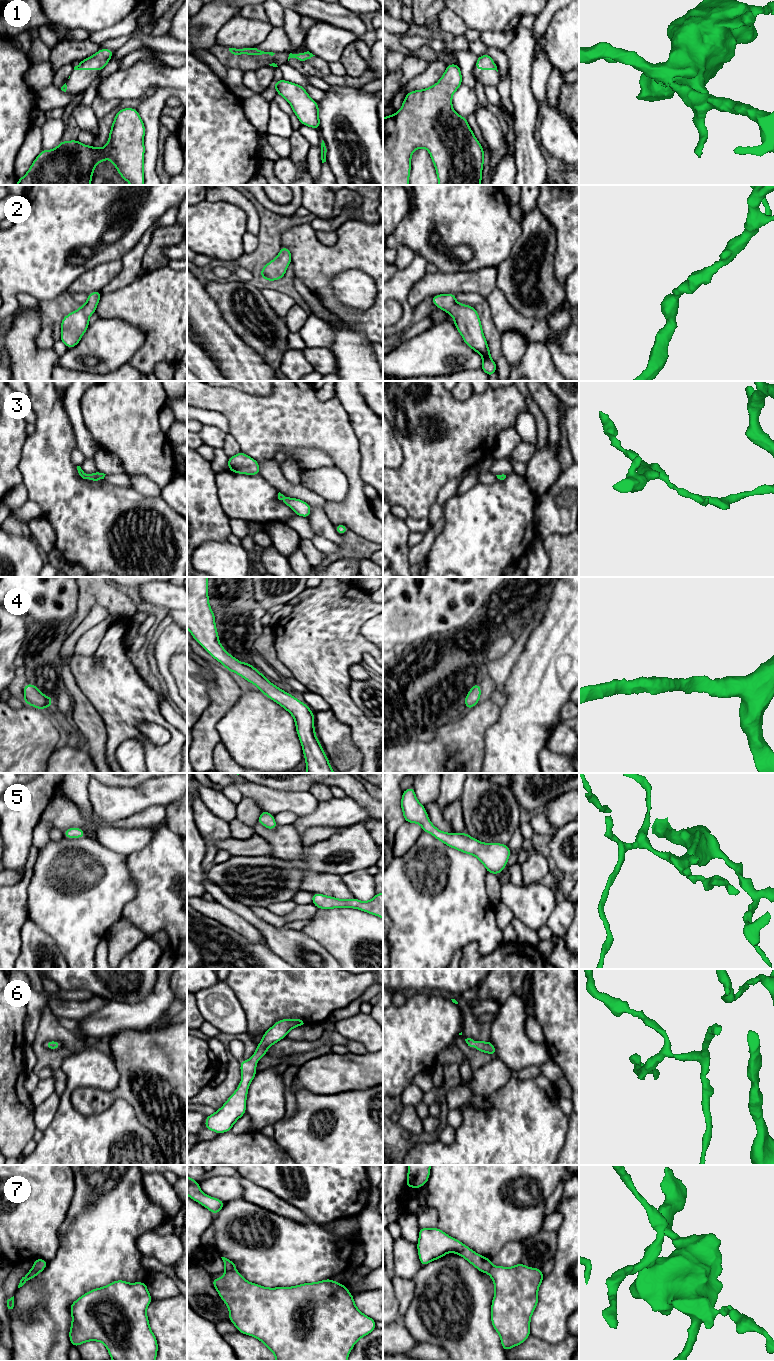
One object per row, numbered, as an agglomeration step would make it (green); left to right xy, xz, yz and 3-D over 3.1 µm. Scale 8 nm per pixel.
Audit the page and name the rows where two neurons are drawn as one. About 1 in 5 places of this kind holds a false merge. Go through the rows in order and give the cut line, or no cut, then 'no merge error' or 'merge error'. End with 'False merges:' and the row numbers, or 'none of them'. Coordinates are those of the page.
1: no cut; no merge error
2: no cut; no merge error
3: no cut; no merge error
4: no cut; no merge error
5: no cut; no merge error
6: no cut; no merge error
7: cut in xz along (225, 1269), (235, 1271); merge error
False merges: 7

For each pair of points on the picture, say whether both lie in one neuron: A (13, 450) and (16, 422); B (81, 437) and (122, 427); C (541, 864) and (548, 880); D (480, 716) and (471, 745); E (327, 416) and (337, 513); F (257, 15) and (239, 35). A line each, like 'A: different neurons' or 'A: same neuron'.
A: same neuron
B: different neurons
C: different neurons
D: same neuron
E: same neuron
F: different neurons

